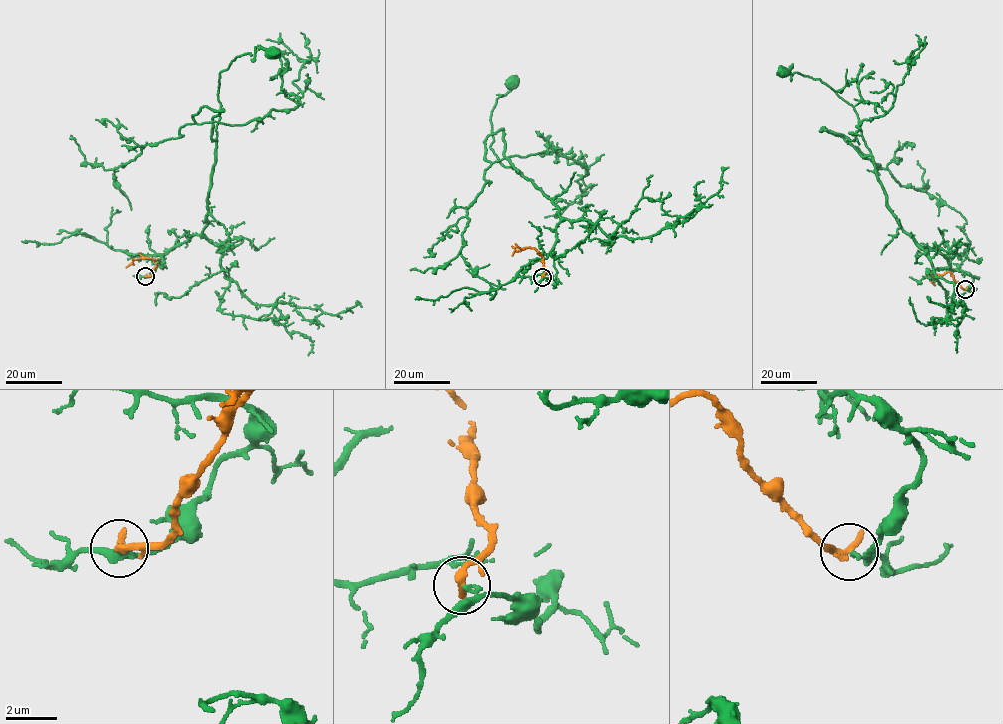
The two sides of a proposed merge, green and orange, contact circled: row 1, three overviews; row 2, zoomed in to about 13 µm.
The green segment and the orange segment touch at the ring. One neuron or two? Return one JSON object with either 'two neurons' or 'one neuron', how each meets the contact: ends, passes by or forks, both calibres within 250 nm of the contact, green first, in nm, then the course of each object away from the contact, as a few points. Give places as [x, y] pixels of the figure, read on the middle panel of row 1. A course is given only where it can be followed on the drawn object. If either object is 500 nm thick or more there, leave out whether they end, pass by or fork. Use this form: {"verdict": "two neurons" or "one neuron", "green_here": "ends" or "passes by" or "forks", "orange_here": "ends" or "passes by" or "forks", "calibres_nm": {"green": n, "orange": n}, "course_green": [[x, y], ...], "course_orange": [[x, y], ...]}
{"verdict": "two neurons", "green_here": "passes by", "orange_here": "ends", "calibres_nm": {"green": 160, "orange": 360}, "course_green": [[542, 276], [550, 281], [518, 273], [551, 249], [558, 207], [490, 146], [491, 110], [513, 81]], "course_orange": [[542, 276], [543, 260], [533, 248], [516, 247], [512, 256]]}

